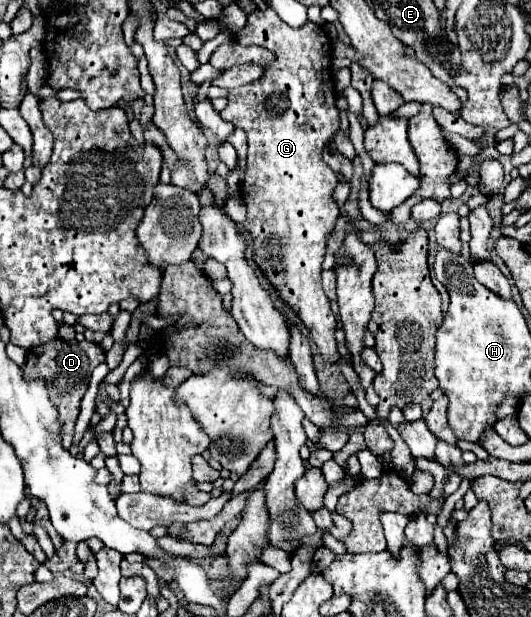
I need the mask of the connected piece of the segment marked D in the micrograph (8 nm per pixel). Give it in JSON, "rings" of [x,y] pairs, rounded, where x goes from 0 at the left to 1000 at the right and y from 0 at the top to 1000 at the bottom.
{"rings":[[[105,548],[94,558],[79,558],[72,564],[53,567],[45,609],[49,609],[49,616],[83,613],[87,629],[94,635],[94,648],[98,648],[98,655],[105,655],[109,677],[117,681],[117,716],[121,716],[117,723],[124,729],[136,720],[139,684],[143,684],[143,674],[151,668],[154,642],[166,629],[169,606],[188,587],[196,587],[196,567],[185,558],[166,554],[166,551],[117,551],[117,548]]]}

